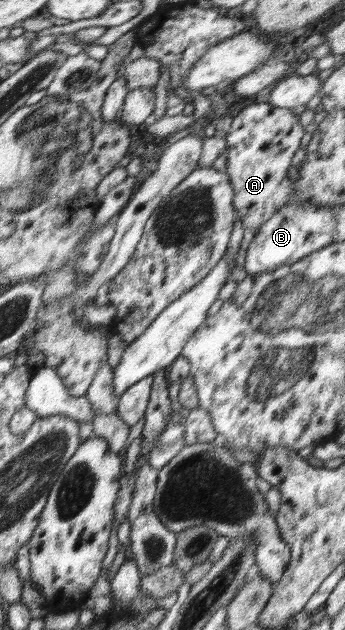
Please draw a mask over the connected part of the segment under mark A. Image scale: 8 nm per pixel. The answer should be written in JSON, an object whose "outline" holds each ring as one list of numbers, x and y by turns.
{"outline":[[270,102,253,103,233,119,225,135,228,159,225,172,234,190,233,206,245,228,257,229,287,204,291,185,288,167,300,149,305,127,291,109,274,107]]}

